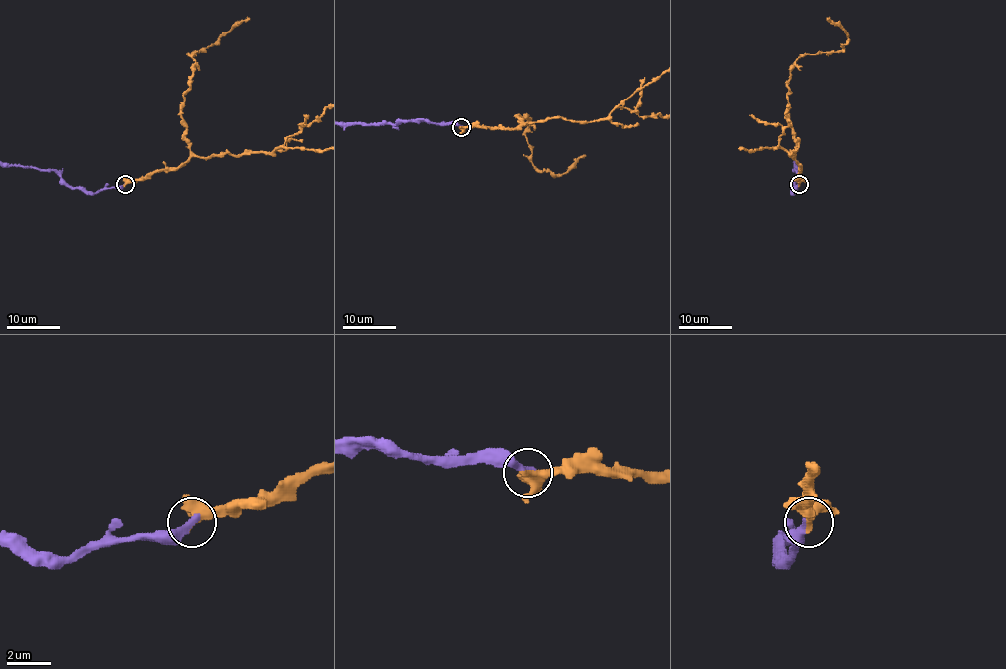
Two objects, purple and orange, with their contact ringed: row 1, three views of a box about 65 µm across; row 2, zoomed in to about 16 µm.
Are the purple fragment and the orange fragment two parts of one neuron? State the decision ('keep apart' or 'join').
join

